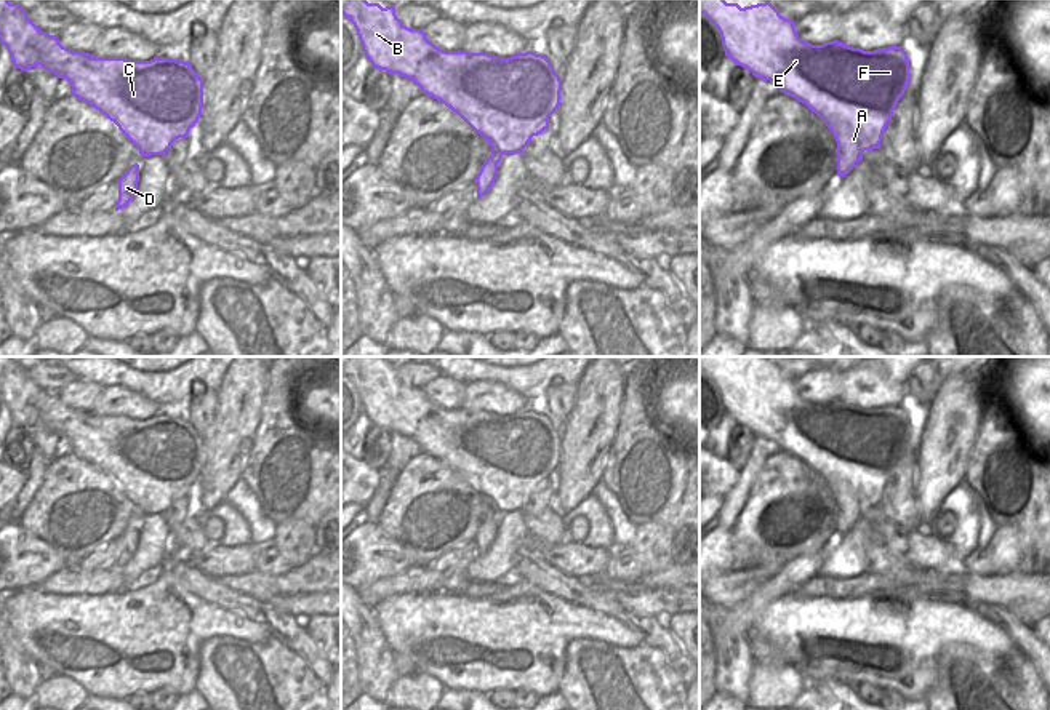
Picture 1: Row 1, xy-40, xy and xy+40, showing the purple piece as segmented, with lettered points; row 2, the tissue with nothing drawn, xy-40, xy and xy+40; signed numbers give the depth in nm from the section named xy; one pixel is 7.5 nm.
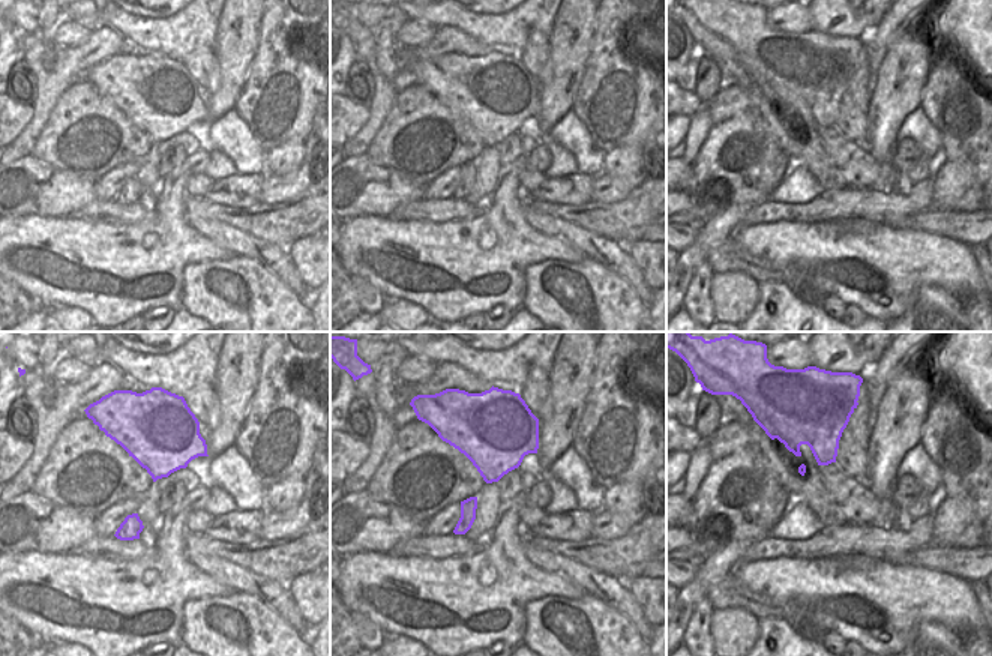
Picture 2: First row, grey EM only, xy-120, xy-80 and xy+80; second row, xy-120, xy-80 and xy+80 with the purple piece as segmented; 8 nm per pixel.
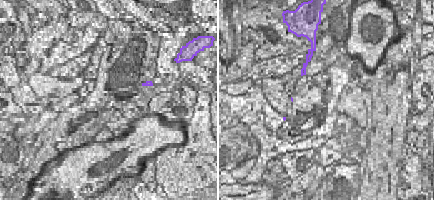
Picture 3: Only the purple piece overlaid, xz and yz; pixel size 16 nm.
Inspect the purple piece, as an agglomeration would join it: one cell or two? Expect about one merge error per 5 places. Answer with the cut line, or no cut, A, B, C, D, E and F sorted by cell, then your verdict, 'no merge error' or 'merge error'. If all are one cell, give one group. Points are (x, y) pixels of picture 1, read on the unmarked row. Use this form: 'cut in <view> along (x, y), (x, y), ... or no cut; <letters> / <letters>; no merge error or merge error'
cut in xy along (488, 515), (496, 522); A B C E F / D; merge error

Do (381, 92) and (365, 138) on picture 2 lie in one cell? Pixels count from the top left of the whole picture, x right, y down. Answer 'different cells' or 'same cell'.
same cell

